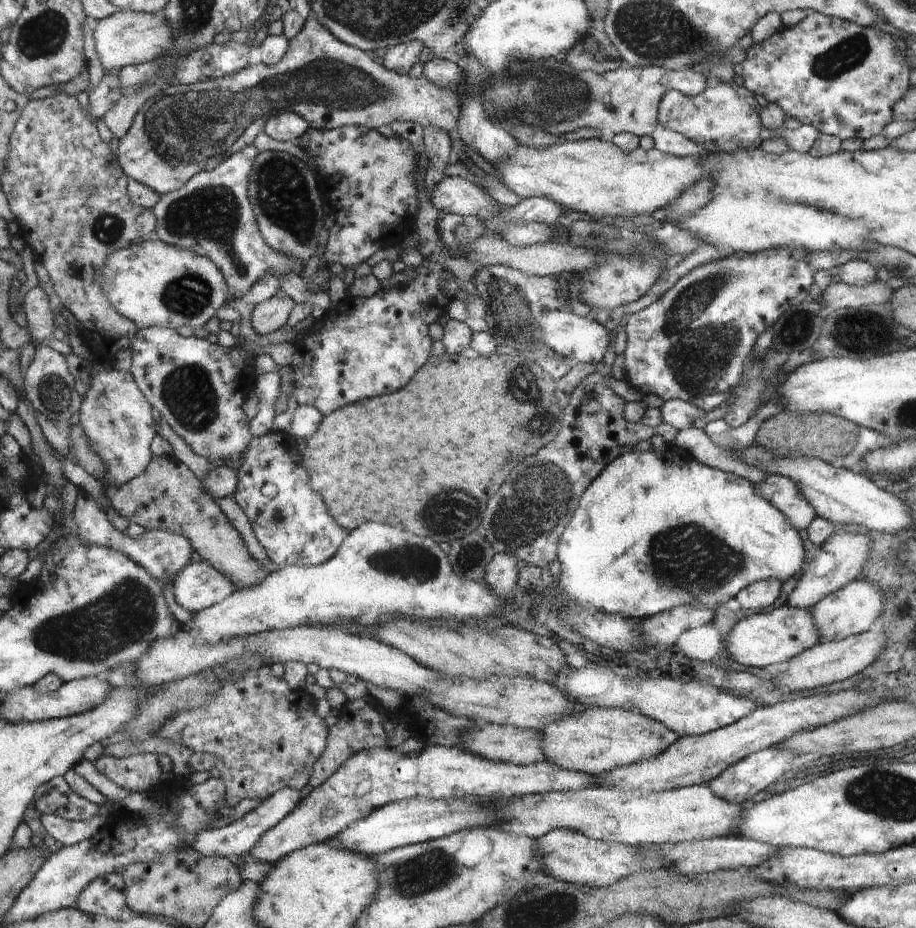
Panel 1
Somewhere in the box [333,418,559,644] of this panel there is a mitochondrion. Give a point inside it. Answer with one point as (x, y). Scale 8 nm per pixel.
(421, 563)

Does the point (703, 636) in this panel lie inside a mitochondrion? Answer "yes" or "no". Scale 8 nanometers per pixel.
no

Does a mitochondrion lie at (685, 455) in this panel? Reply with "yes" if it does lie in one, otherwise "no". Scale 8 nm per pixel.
no

